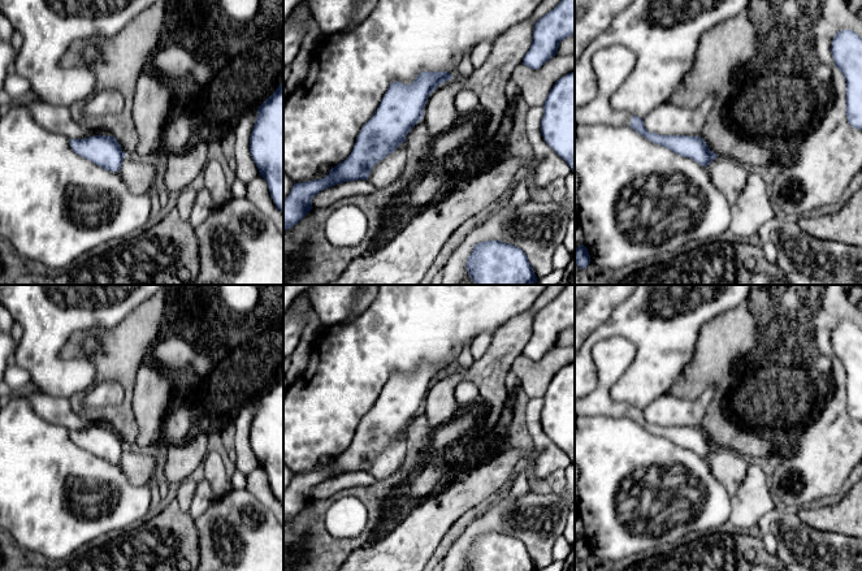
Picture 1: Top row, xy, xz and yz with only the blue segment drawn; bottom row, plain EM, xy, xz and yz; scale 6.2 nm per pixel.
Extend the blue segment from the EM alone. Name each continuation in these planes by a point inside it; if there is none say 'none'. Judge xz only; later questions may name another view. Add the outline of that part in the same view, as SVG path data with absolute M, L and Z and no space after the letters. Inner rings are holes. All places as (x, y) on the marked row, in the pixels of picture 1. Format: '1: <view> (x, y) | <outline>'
none

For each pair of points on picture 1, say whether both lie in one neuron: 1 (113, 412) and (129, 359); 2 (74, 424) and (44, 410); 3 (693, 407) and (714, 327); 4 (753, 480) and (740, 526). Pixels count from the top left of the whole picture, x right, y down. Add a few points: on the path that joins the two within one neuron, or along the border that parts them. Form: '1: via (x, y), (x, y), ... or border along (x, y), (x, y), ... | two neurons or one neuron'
1: via (128, 402), (128, 373) | one neuron
2: via (66, 418), (57, 410), (52, 410) | one neuron
3: border along (667, 393), (697, 401) | two neurons
4: via (753, 492), (753, 498), (744, 514) | one neuron

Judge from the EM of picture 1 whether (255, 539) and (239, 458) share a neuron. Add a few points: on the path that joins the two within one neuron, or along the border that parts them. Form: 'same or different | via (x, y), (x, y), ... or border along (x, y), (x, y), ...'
same | via (238, 519), (237, 510), (252, 494), (252, 478)

